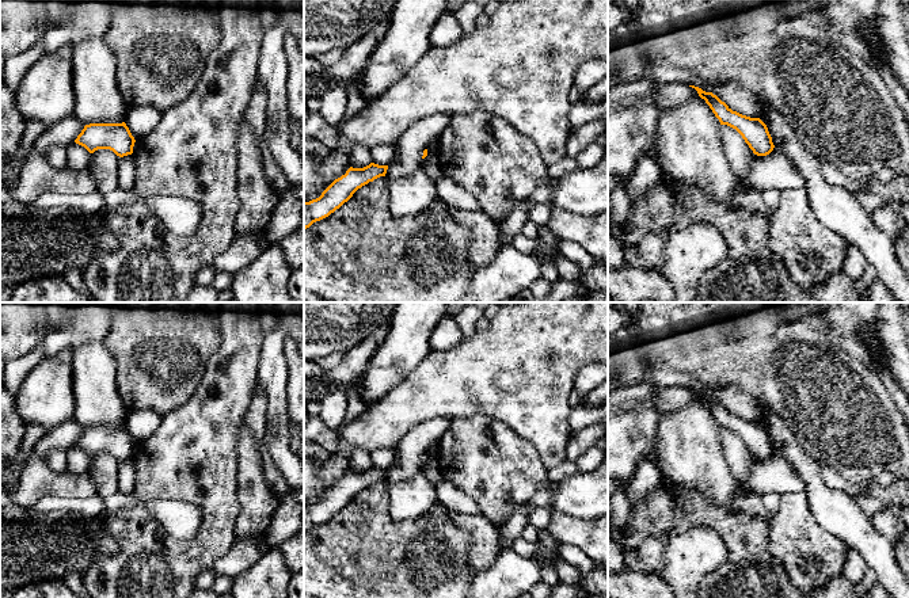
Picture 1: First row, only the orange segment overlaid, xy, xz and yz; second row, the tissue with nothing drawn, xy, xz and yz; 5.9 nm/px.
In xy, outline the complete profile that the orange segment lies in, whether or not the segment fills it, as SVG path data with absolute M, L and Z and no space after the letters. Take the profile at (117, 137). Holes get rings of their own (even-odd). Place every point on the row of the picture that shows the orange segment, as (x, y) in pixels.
M125 122L122 123L90 123L75 140L90 153L98 149L110 149L117 156L123 157L133 153L134 137Z

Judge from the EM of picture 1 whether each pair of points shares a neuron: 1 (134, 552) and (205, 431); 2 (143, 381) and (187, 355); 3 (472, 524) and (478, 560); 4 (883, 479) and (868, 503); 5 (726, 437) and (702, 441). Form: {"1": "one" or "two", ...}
{"1": "one", "2": "one", "3": "one", "4": "two", "5": "two"}

